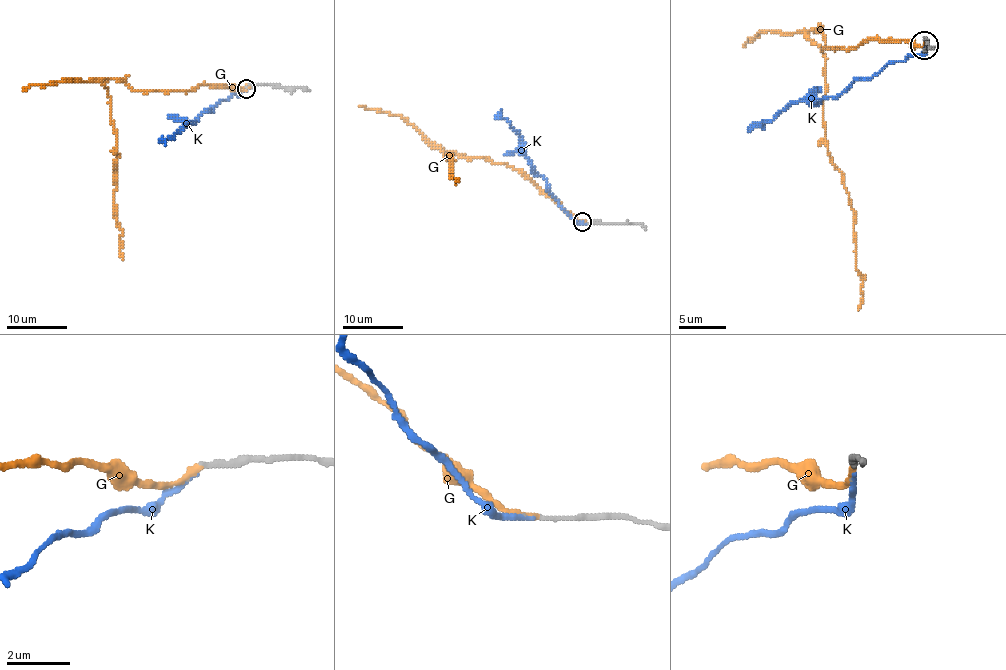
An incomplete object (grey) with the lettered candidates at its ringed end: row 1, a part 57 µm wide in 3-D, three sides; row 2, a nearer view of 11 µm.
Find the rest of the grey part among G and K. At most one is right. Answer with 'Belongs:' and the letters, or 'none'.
Belongs: G

